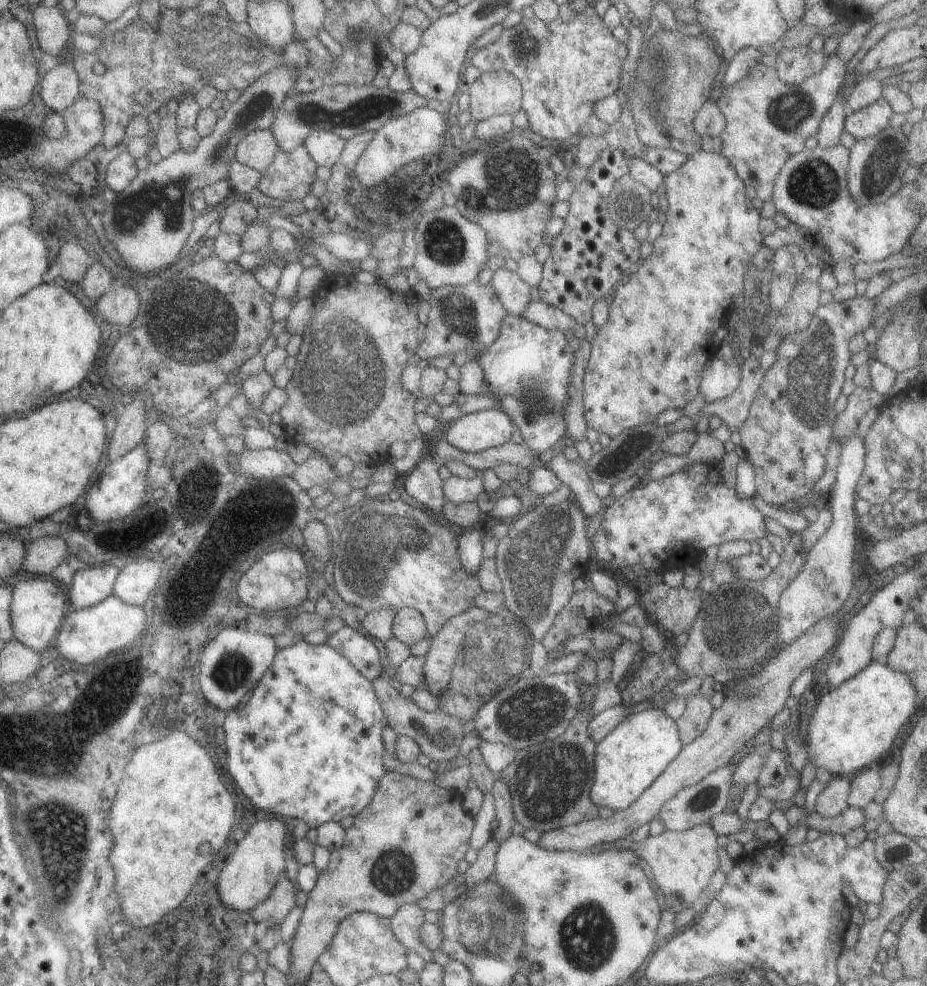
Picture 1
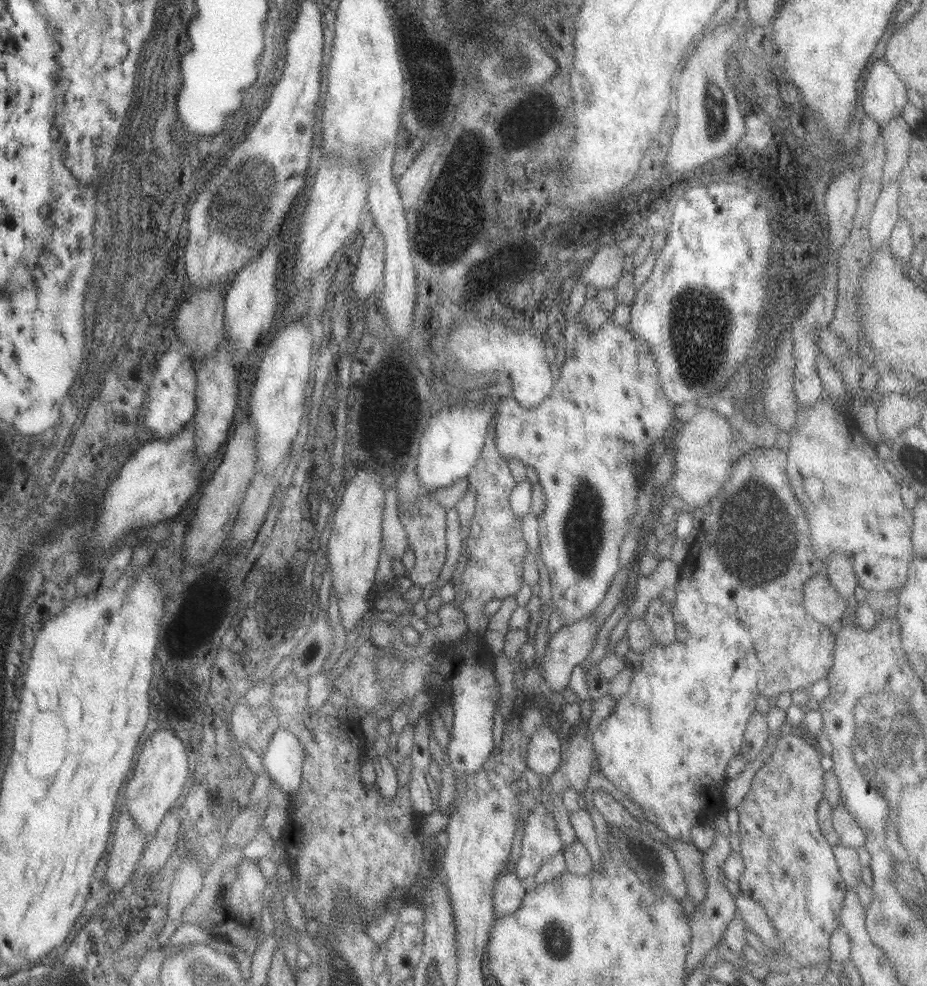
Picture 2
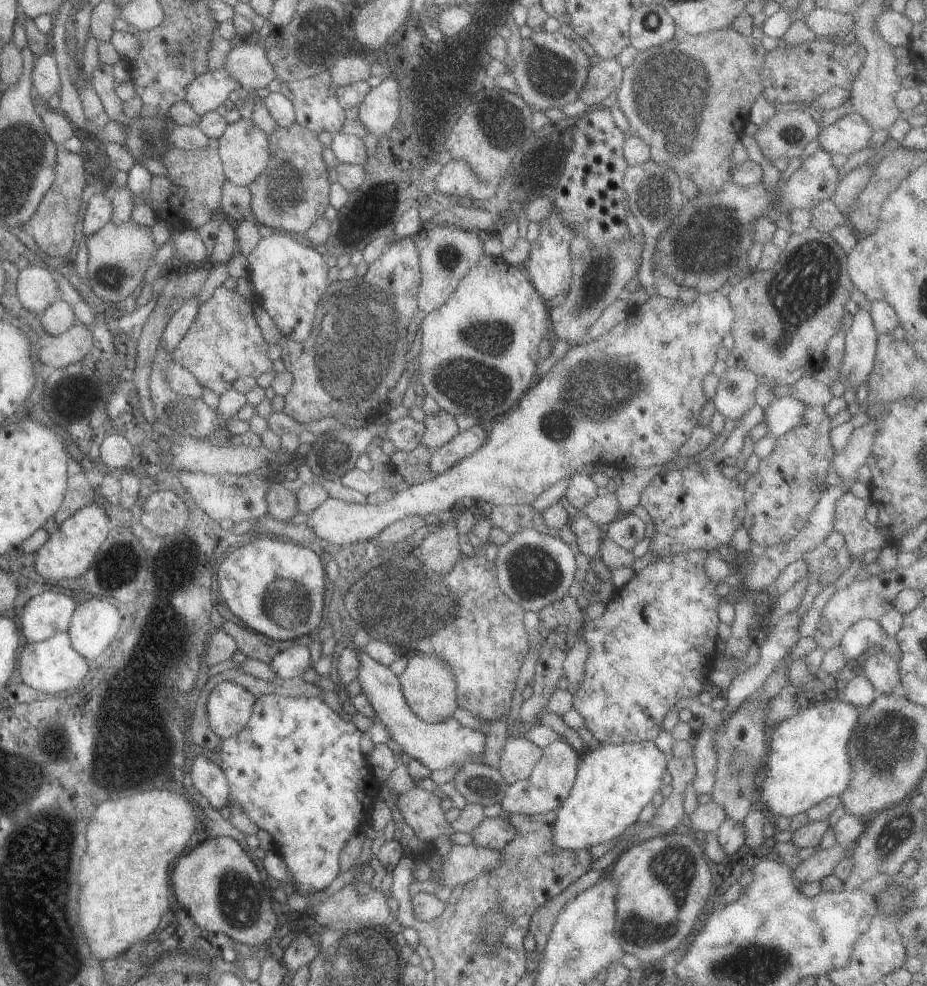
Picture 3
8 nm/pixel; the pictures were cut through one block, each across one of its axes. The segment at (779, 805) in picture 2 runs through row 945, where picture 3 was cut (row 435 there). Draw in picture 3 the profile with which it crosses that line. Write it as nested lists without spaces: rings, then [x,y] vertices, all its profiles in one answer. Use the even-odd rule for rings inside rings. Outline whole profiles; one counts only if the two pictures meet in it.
[[[805,405],[799,424],[775,440],[773,451],[767,457],[759,459],[757,472],[748,476],[743,484],[744,518],[741,526],[747,532],[748,538],[760,547],[785,543],[794,538],[805,525],[809,512],[826,487],[824,477],[834,456],[828,440],[830,418],[825,414],[823,407]]]

